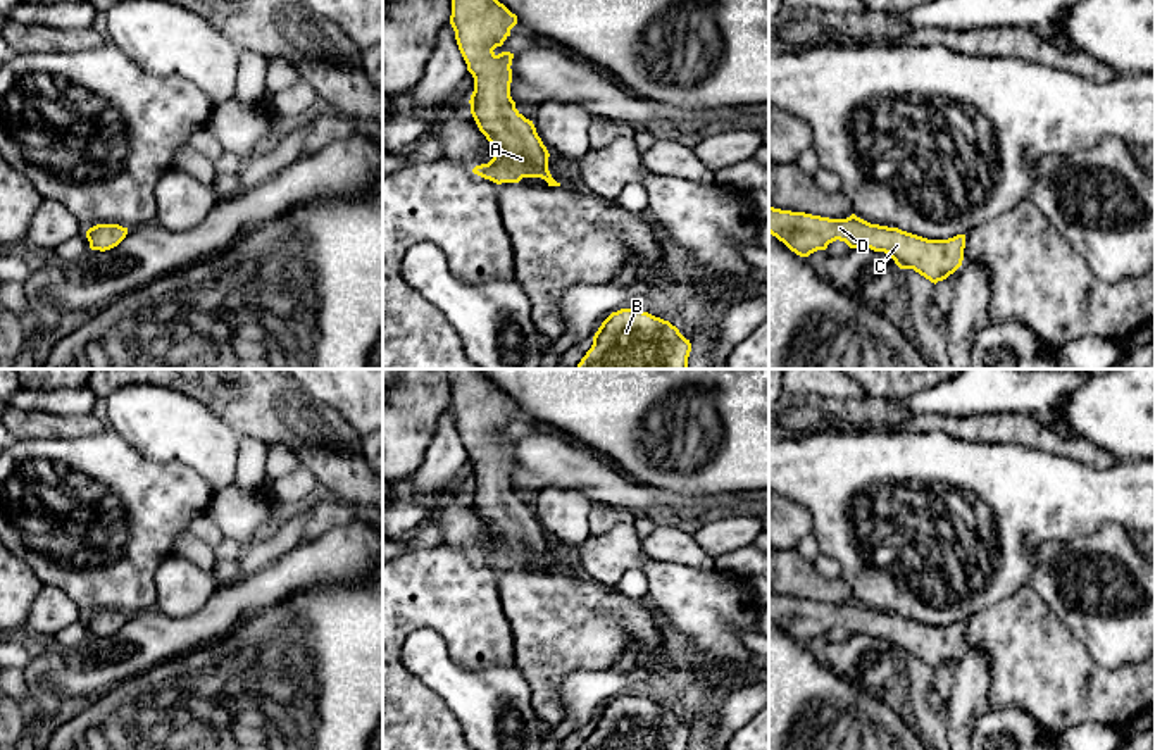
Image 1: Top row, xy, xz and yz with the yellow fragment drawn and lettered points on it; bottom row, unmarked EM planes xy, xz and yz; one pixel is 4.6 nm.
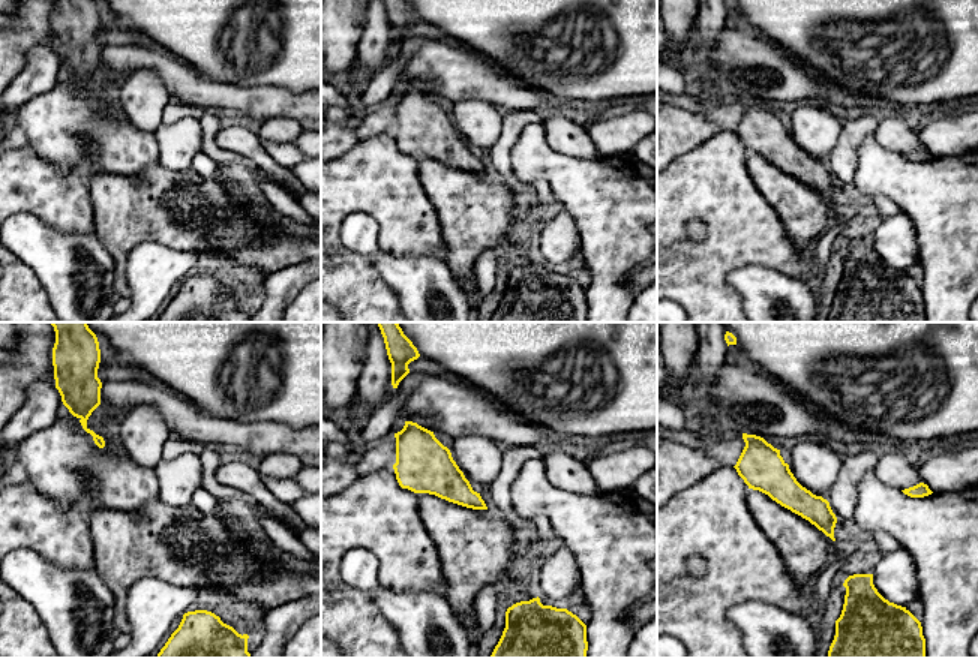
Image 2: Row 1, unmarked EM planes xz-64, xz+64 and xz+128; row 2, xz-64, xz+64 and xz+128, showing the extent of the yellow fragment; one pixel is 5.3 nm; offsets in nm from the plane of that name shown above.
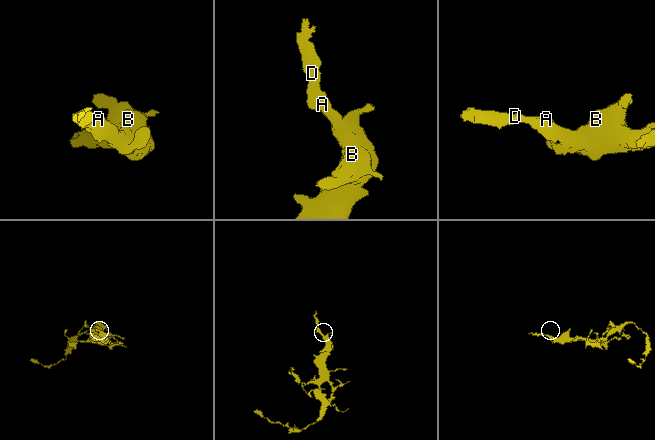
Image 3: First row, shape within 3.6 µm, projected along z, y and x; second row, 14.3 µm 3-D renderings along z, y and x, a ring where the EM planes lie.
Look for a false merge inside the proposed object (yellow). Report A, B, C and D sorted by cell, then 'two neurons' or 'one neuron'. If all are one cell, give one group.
groups A B C D; one neuron

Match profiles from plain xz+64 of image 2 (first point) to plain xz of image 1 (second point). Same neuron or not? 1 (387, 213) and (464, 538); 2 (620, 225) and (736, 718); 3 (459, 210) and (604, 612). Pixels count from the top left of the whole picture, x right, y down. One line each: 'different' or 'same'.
1: different
2: different
3: same

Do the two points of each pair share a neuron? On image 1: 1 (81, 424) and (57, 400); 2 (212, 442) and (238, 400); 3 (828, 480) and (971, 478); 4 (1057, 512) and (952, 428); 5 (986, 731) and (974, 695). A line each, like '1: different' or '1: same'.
1: different
2: different
3: same
4: different
5: different

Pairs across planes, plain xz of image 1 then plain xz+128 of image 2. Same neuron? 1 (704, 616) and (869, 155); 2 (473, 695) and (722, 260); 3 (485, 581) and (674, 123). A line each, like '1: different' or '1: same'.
1: same
2: different
3: different

